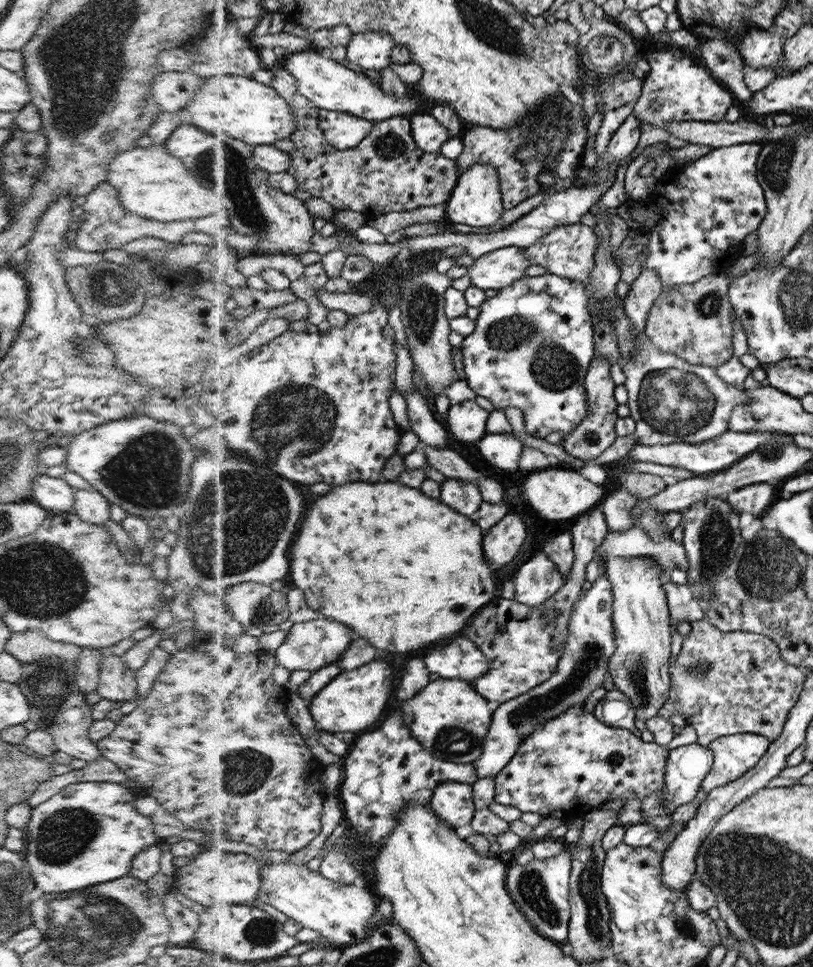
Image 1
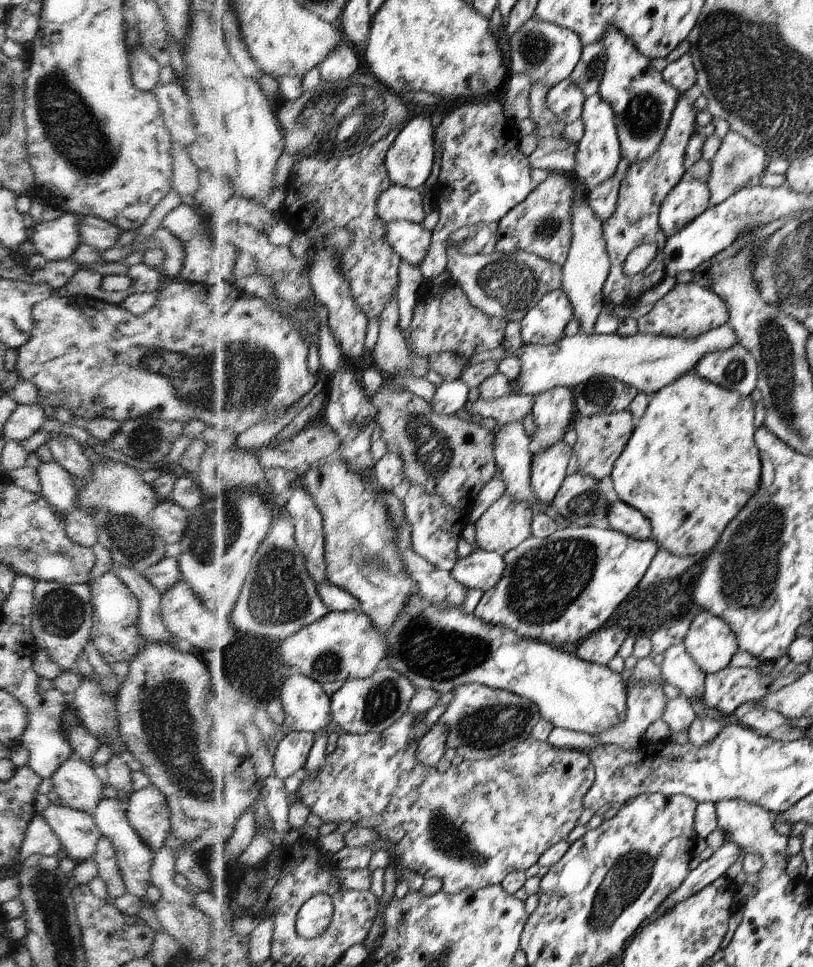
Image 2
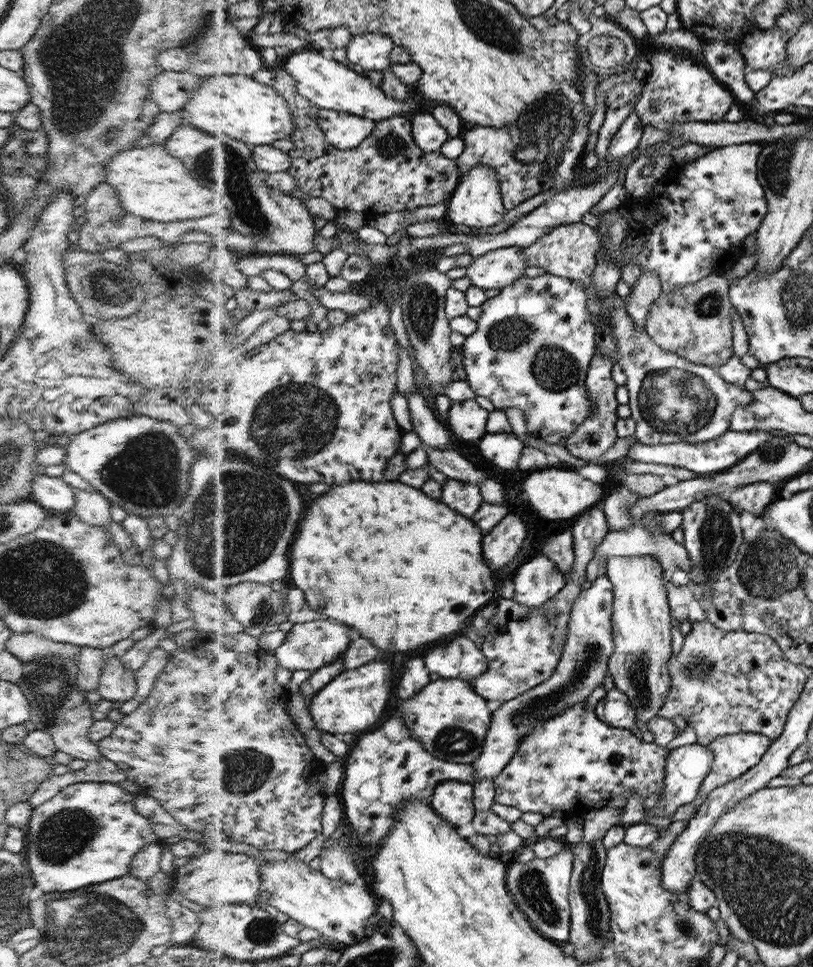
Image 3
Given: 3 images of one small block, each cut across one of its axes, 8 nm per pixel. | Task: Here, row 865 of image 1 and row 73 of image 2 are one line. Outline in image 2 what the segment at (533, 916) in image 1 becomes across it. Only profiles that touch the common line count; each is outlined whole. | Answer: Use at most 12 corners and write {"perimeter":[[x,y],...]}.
{"perimeter":[[530,16],[508,41],[511,75],[569,79],[578,33]]}

